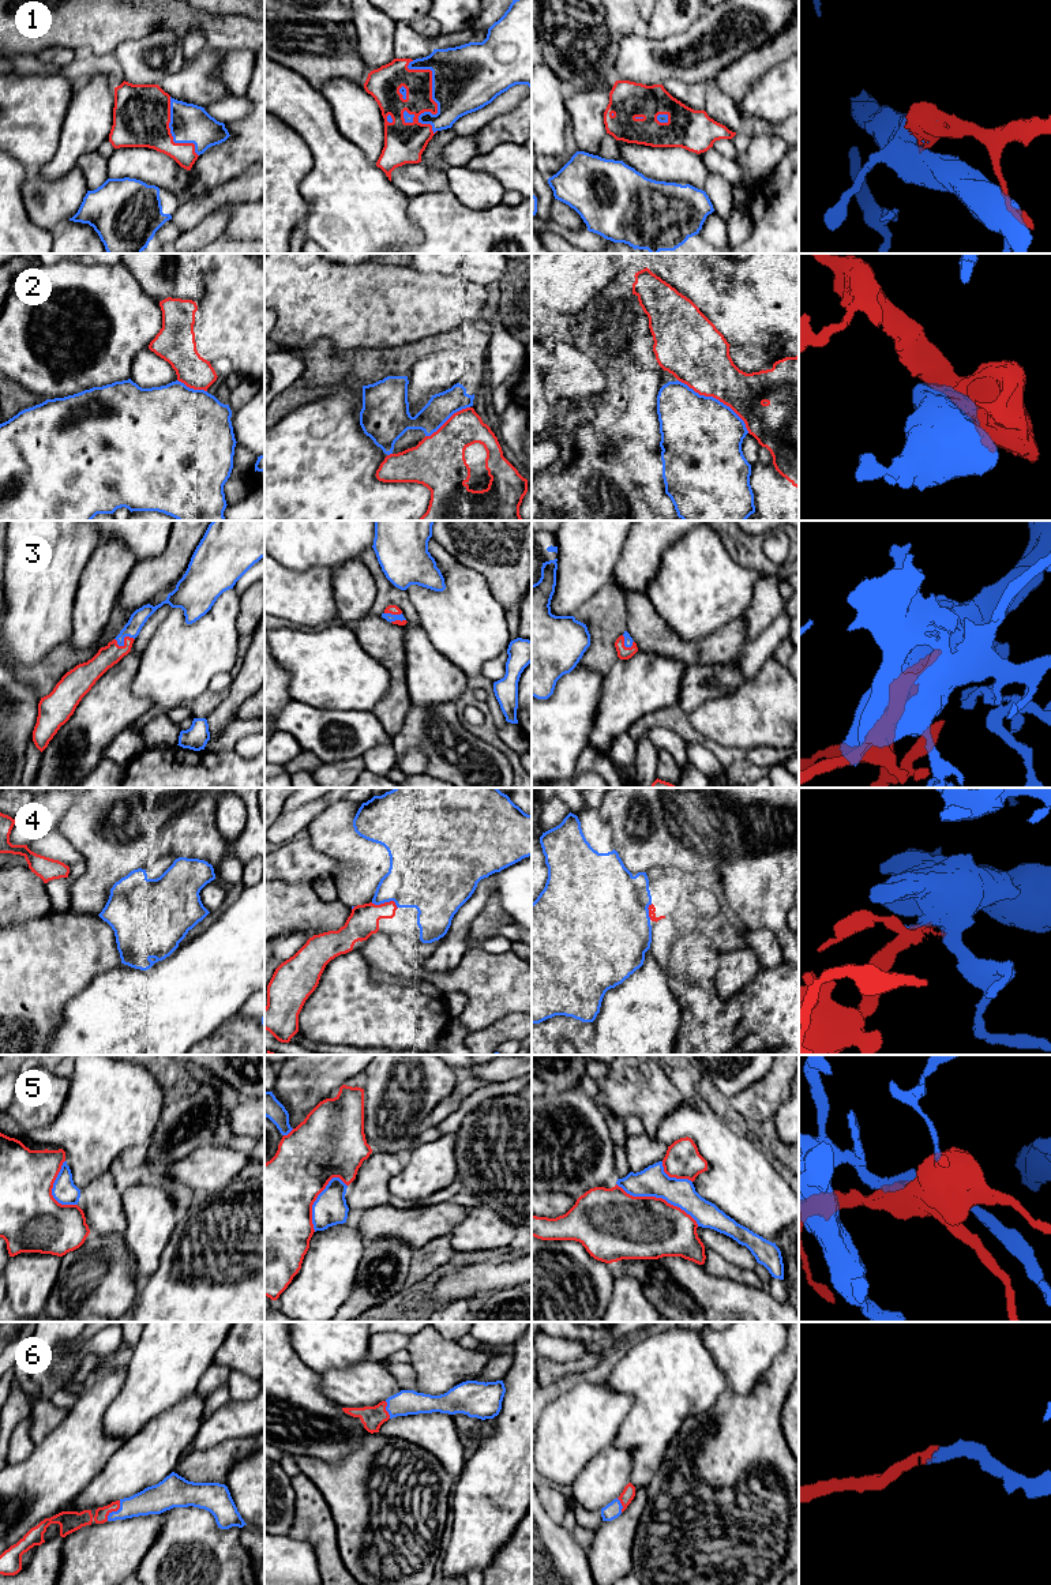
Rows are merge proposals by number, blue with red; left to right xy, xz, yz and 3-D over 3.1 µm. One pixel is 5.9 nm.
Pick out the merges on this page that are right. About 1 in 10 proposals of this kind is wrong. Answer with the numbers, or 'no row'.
1, 2, 3, 4, 6

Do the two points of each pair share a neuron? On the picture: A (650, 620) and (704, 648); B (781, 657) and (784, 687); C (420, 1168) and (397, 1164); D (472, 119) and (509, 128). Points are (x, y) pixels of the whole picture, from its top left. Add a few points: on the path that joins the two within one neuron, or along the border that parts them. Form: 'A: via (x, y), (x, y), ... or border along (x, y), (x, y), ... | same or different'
A: via (663, 634), (676, 648), (690, 648) | same
B: border along (773, 654), (784, 665) | different
C: border along (405, 1161), (405, 1165), (390, 1180), (389, 1193) | different
D: border along (515, 106), (496, 115), (473, 135) | different

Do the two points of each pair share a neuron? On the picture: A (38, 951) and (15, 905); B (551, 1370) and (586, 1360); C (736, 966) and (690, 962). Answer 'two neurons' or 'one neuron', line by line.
A: two neurons
B: one neuron
C: two neurons

